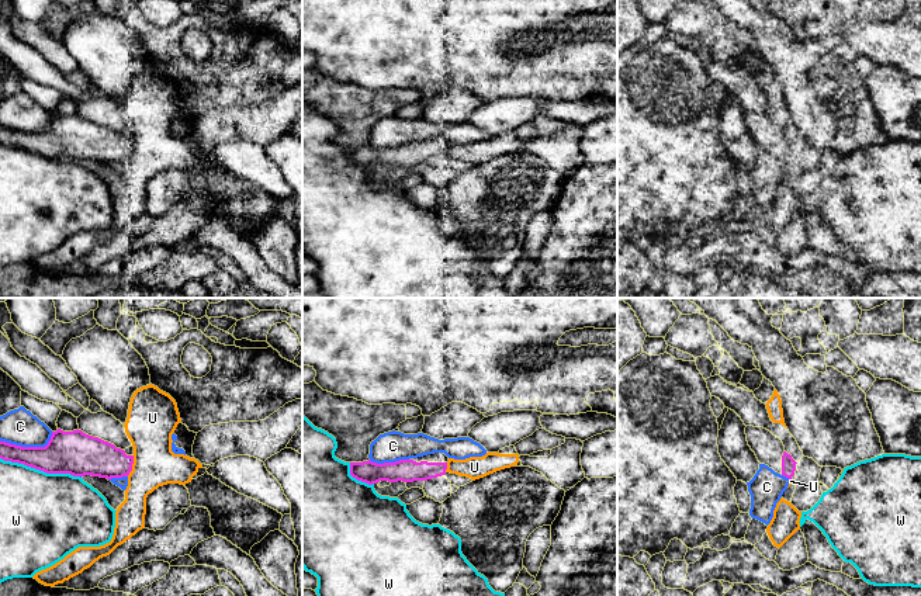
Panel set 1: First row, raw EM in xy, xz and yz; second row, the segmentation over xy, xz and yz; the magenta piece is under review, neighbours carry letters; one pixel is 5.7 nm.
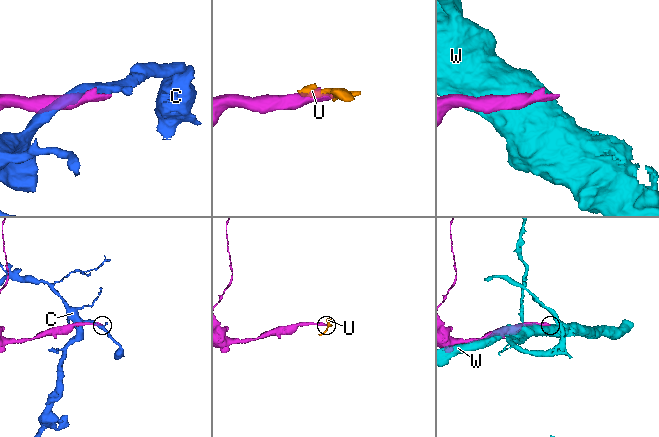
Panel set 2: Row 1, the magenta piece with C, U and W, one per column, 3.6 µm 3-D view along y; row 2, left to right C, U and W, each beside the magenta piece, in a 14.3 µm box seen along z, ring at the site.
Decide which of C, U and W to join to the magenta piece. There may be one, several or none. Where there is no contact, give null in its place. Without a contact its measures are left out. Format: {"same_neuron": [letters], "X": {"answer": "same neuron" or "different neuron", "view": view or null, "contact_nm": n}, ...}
{"same_neuron": [], "C": {"answer": "different neuron", "view": "xy", "contact_nm": 300}, "U": {"answer": "different neuron", "view": "xy", "contact_nm": 130}, "W": {"answer": "different neuron", "view": "xy", "contact_nm": 460}}

